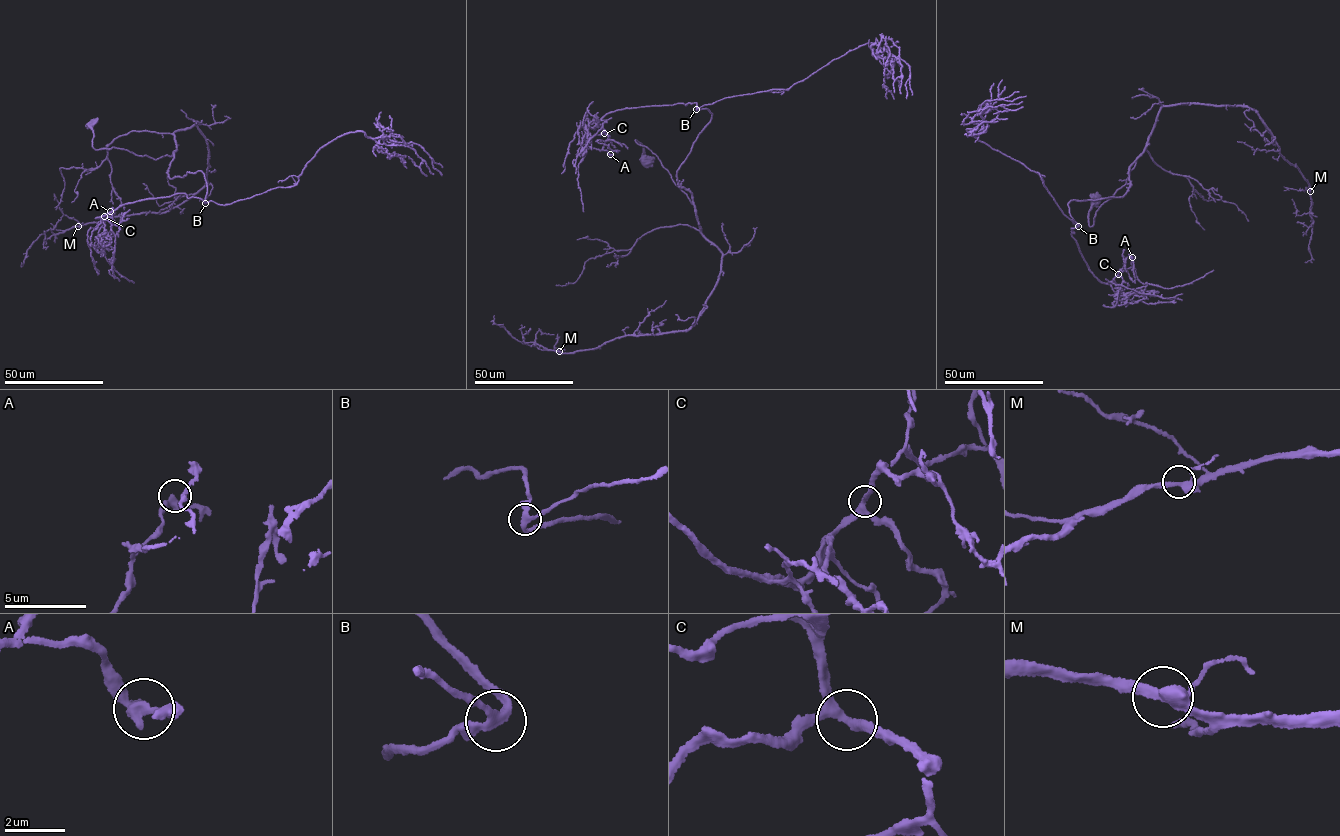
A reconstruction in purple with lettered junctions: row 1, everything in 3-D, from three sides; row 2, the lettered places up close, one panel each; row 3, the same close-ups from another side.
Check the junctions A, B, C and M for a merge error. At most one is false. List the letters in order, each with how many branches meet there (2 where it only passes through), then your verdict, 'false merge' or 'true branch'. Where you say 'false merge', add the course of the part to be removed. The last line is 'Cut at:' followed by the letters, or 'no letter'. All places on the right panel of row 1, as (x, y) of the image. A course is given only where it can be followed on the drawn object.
A: 3 branches meet; true branch
B: 3 branches meet; true branch
C: 3 branches meet; true branch
M: 3 branches meet; true branch
Cut at: no letter

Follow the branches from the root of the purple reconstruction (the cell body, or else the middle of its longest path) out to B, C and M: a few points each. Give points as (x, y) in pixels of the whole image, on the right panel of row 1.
B: (1094, 201), (1090, 226), (1102, 204), (1125, 185), (1136, 160), (1125, 195), (1069, 202), (1078, 226)
C: (1094, 201), (1090, 226), (1136, 160), (1125, 195), (1068, 204), (1091, 272), (1105, 284), (1118, 274)
M: (1094, 201), (1090, 226), (1102, 204), (1125, 185), (1162, 107), (1182, 103), (1251, 108), (1309, 191)

